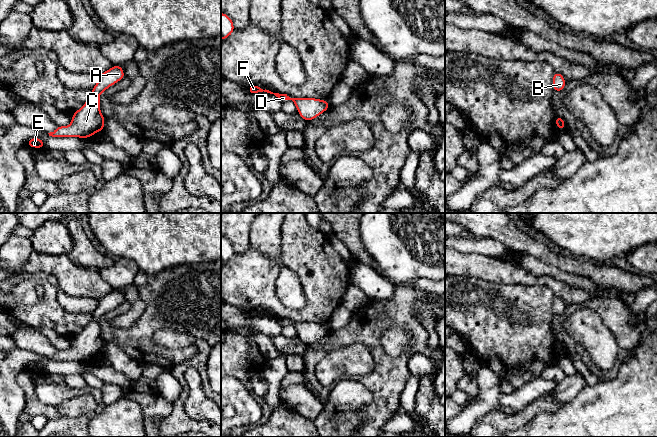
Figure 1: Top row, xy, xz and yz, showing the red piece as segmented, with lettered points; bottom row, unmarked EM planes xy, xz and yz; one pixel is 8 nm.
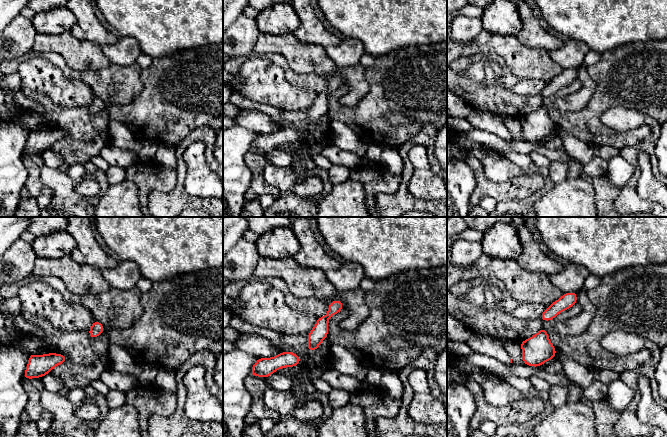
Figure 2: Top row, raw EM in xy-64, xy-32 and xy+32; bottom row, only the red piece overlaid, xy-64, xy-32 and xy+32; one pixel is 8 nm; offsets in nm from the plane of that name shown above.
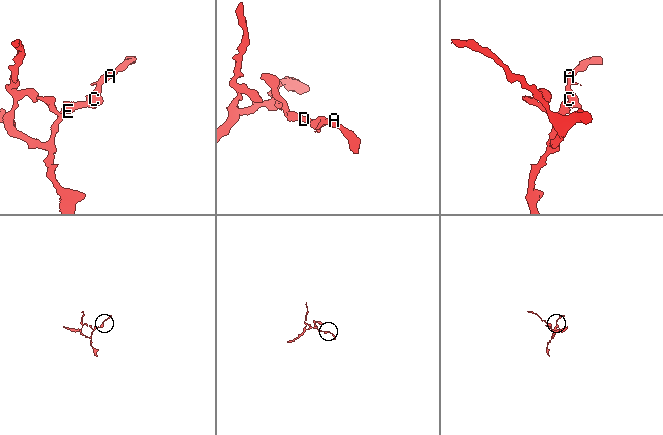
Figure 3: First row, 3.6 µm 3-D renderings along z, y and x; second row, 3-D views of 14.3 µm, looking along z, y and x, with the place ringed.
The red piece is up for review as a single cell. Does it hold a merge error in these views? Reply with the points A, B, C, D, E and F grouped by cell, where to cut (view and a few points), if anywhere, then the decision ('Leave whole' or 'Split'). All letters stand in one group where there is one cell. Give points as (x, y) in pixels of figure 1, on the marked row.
Groups: A B C D E F. No split. Leave whole

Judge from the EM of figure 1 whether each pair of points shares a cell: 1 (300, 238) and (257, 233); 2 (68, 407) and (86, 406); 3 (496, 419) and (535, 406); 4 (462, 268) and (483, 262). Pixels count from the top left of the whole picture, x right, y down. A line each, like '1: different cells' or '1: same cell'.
1: different cells
2: same cell
3: same cell
4: same cell

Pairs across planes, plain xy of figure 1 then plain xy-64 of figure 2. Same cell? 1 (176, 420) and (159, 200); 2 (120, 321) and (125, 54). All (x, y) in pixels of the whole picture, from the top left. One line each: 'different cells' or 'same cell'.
1: same cell
2: different cells

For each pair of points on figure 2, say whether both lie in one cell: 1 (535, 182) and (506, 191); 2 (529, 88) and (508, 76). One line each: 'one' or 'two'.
1: one
2: one

